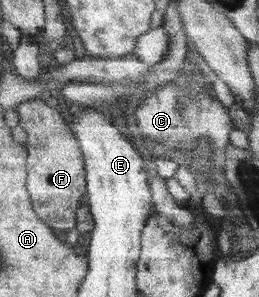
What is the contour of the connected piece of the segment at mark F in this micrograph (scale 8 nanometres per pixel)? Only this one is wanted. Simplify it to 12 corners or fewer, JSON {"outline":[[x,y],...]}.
{"outline":[[17,106],[33,207],[63,234],[86,203],[85,154],[58,109]]}

